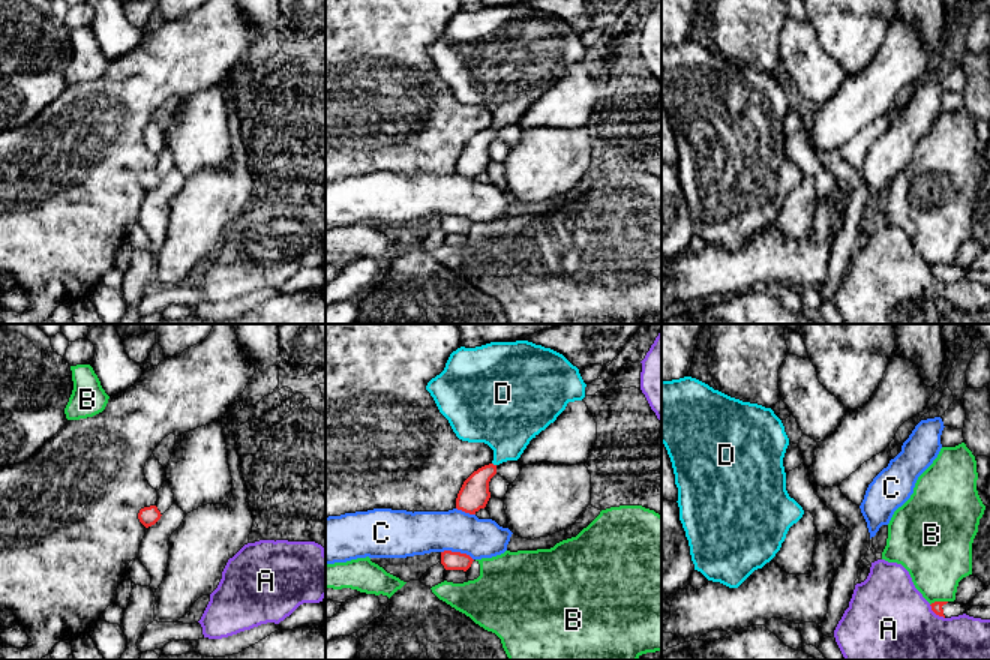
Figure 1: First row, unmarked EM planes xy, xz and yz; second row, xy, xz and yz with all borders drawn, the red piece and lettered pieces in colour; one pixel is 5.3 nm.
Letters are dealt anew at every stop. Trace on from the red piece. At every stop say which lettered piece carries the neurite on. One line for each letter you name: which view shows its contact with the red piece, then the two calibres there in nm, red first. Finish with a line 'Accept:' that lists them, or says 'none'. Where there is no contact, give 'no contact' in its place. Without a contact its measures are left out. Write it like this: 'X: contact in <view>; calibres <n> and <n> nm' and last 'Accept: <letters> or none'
D: contact in xz; calibres 160 and 340 nm
Accept: D

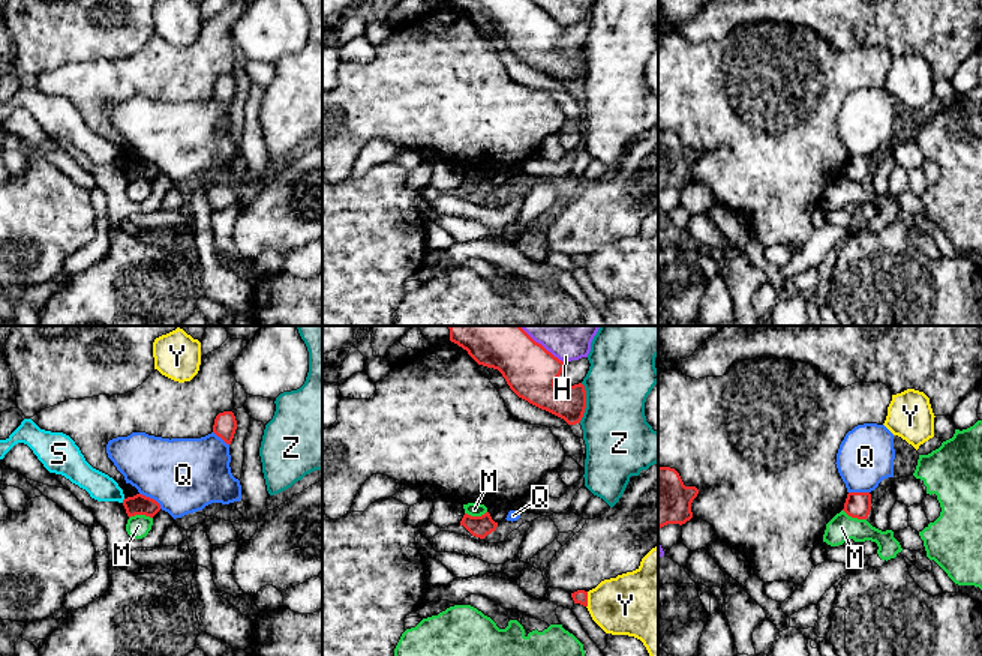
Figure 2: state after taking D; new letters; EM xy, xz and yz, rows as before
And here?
Accept: none

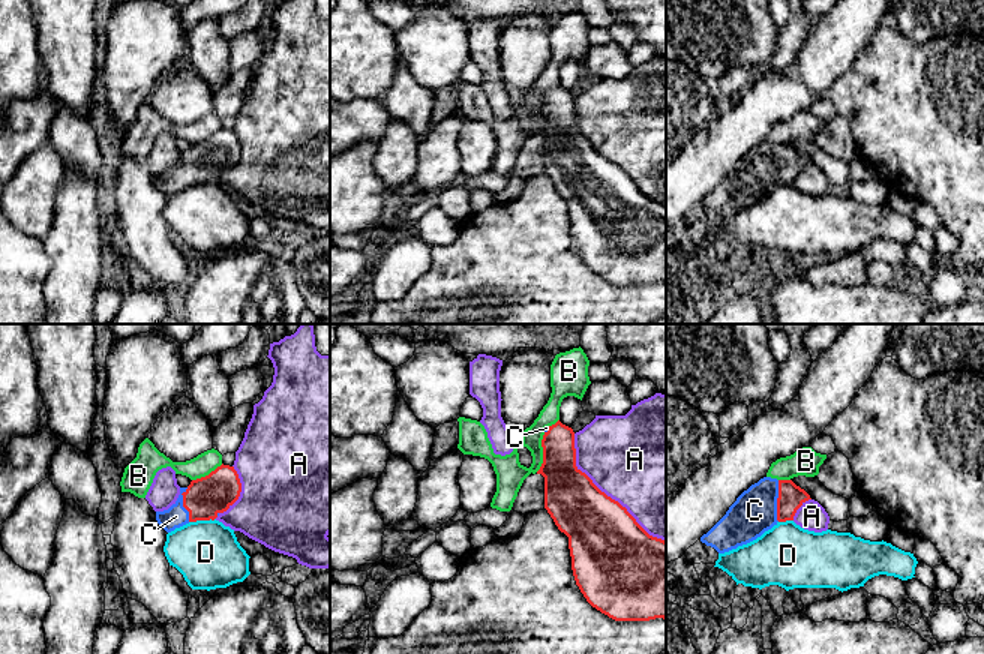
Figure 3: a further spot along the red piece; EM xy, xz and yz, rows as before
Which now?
C: contact in yz; calibres 140 and 240 nm
Accept: C

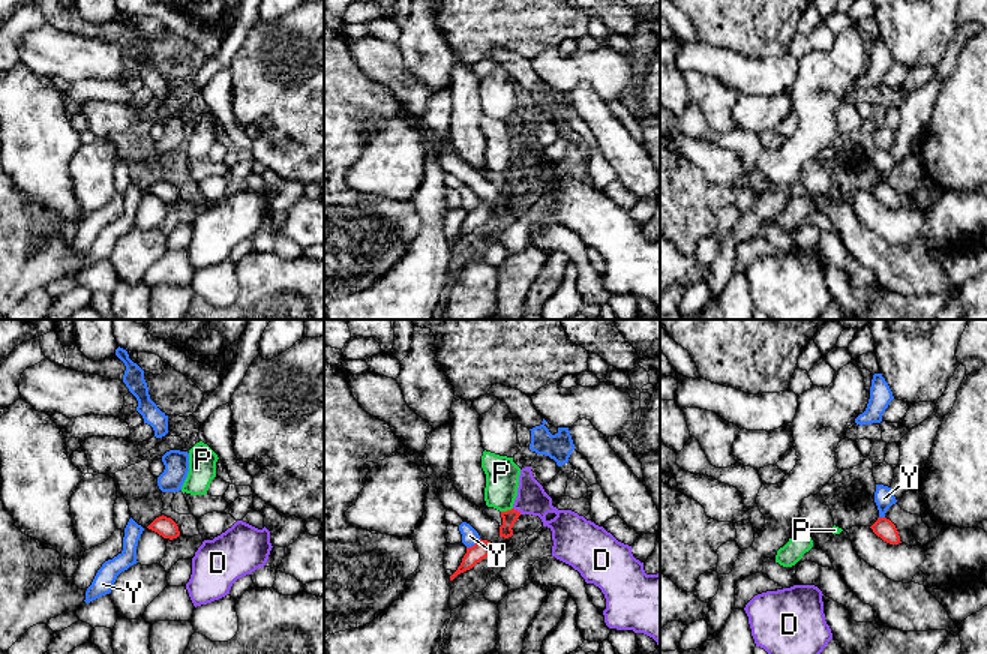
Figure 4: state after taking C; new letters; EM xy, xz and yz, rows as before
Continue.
Accept: none

